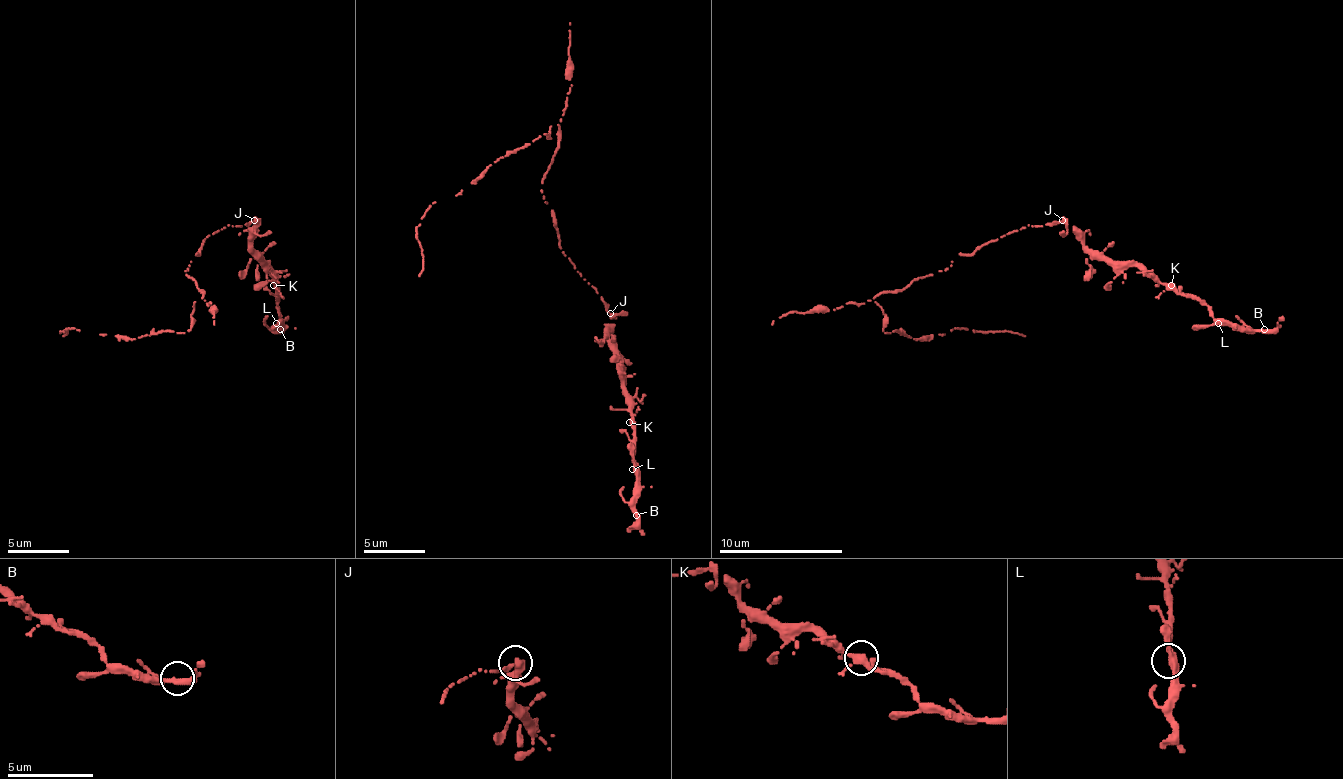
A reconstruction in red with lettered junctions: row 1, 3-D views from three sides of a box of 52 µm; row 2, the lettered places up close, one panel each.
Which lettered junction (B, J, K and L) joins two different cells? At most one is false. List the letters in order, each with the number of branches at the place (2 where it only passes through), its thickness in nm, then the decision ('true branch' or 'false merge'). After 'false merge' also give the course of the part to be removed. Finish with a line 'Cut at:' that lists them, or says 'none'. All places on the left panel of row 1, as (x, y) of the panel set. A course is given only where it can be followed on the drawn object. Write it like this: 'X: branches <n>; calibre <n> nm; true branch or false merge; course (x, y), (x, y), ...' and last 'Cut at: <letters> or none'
B: branches 2; calibre 380 nm; true branch
J: branches 3; calibre 280 nm; false merge; course (255, 220), (212, 233), (187, 267), (202, 298), (184, 332), (63, 335)
K: branches 3; calibre 280 nm; true branch
L: branches 3; calibre 300 nm; true branch
Cut at: J

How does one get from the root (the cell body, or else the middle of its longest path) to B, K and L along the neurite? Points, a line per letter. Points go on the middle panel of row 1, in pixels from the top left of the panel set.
B: (558, 227), (558, 246), (611, 314), (608, 339), (632, 413), (636, 515)
K: (558, 227), (558, 246), (611, 314), (608, 339), (620, 364), (629, 422)
L: (558, 227), (558, 246), (611, 314), (608, 339), (632, 413), (632, 469)

